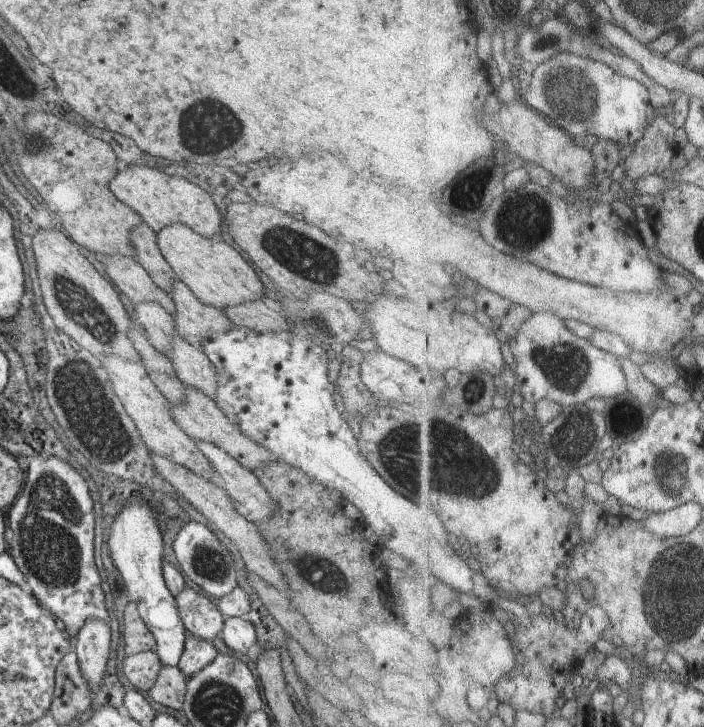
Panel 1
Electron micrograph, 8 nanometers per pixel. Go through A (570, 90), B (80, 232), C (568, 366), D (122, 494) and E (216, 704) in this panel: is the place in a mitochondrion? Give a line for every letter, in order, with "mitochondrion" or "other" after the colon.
A: mitochondrion
B: other
C: mitochondrion
D: other
E: mitochondrion

